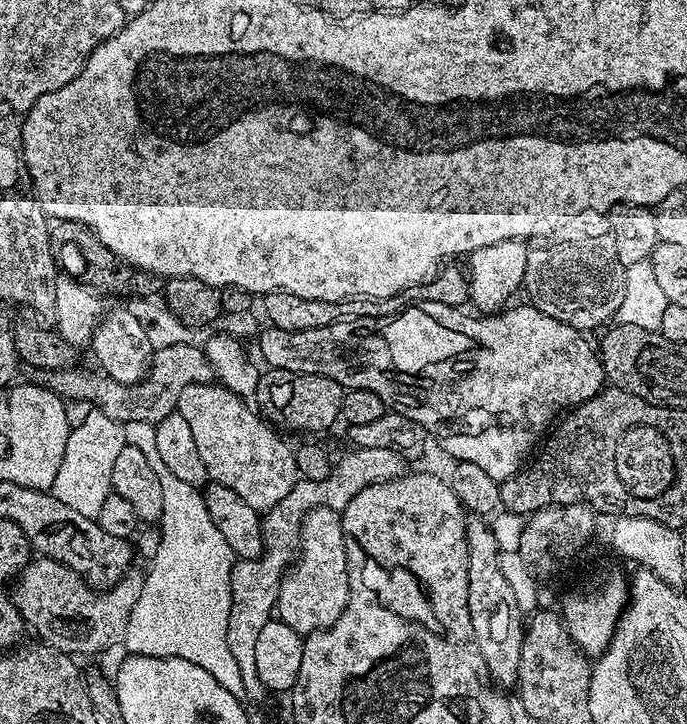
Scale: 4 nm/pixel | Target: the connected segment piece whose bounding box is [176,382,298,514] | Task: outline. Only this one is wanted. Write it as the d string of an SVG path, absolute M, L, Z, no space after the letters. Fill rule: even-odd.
M219 382L191 384L178 394L176 411L186 418L194 434L198 458L202 458L211 483L234 490L242 502L261 514L290 494L298 479L293 445L288 445L245 397L236 396Z

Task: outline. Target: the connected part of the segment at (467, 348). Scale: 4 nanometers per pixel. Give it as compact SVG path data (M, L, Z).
M423 302L422 306L412 306L416 308L405 307L391 318L381 315L356 316L353 320L341 318L335 320L330 326L318 326L318 330L291 332L268 326L259 333L258 342L260 342L261 354L268 359L266 362L268 368L301 372L307 376L325 376L338 382L346 390L354 388L370 390L370 394L378 394L378 398L382 398L385 409L406 415L420 423L425 428L427 435L433 441L436 439L453 456L451 458L453 461L474 462L481 470L486 470L486 474L490 474L490 478L502 481L510 479L513 474L525 467L526 461L533 455L534 449L537 447L536 439L540 435L543 437L549 431L550 425L561 413L575 408L584 400L594 398L606 384L604 367L600 364L599 355L594 351L593 345L592 348L588 345L588 340L584 337L587 335L581 329L566 326L562 322L558 322L558 318L550 318L550 314L542 314L542 310L532 307L531 303L523 303L517 308L505 307L495 314L467 316L463 307L451 308L442 302Z

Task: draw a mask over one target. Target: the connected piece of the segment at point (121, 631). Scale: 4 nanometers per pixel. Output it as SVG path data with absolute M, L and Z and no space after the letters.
M32 558L15 577L10 598L20 612L20 619L31 631L33 628L40 635L37 637L43 643L69 654L99 654L124 639L130 610L134 610L144 589L145 573L136 571L129 570L113 588L97 591L74 570L58 561Z

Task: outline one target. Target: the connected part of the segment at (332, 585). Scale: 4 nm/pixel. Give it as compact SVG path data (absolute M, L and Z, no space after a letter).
M326 507L310 510L302 522L298 555L280 584L275 615L298 633L320 632L338 622L348 605L349 594L346 542L340 512Z

